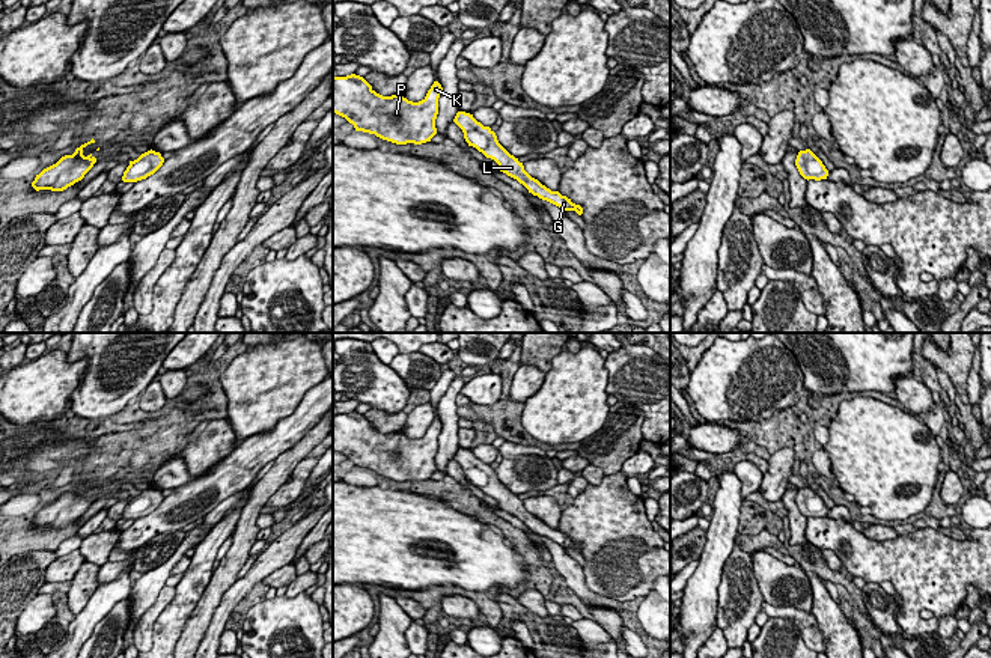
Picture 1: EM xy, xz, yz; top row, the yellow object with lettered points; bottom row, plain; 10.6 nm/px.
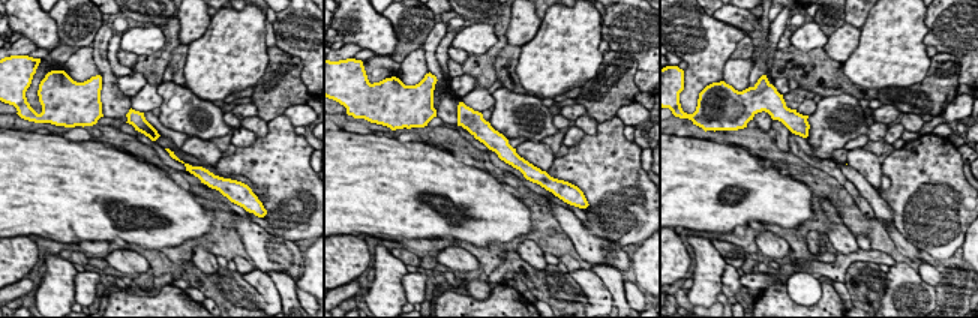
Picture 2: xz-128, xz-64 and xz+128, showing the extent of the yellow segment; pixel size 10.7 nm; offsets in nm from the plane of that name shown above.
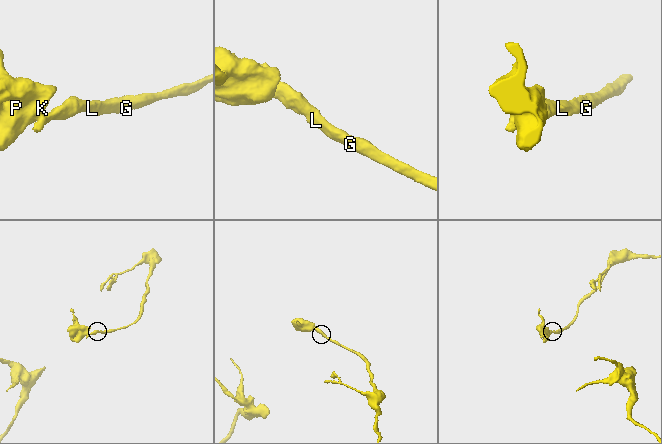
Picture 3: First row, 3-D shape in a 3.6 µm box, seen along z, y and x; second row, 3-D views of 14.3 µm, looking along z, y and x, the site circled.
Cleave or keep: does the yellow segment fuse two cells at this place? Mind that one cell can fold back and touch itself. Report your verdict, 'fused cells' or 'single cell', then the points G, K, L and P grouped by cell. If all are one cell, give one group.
single cell; groups G K L P

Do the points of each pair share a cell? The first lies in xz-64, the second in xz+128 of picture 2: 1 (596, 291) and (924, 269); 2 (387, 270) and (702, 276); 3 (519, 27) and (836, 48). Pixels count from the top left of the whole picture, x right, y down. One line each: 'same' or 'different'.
1: different
2: same
3: same

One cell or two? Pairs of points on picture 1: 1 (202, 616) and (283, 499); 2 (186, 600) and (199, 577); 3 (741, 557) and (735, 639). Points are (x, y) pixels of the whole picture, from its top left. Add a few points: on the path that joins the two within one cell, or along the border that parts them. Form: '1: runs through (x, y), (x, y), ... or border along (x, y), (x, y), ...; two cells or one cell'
1: border along (286, 481), (264, 505); two cells
2: runs through (187, 594), (193, 583); one cell
3: runs through (738, 577), (735, 619); one cell

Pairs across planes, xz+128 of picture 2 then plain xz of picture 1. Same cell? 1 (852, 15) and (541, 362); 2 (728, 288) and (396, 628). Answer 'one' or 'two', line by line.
1: one
2: two

